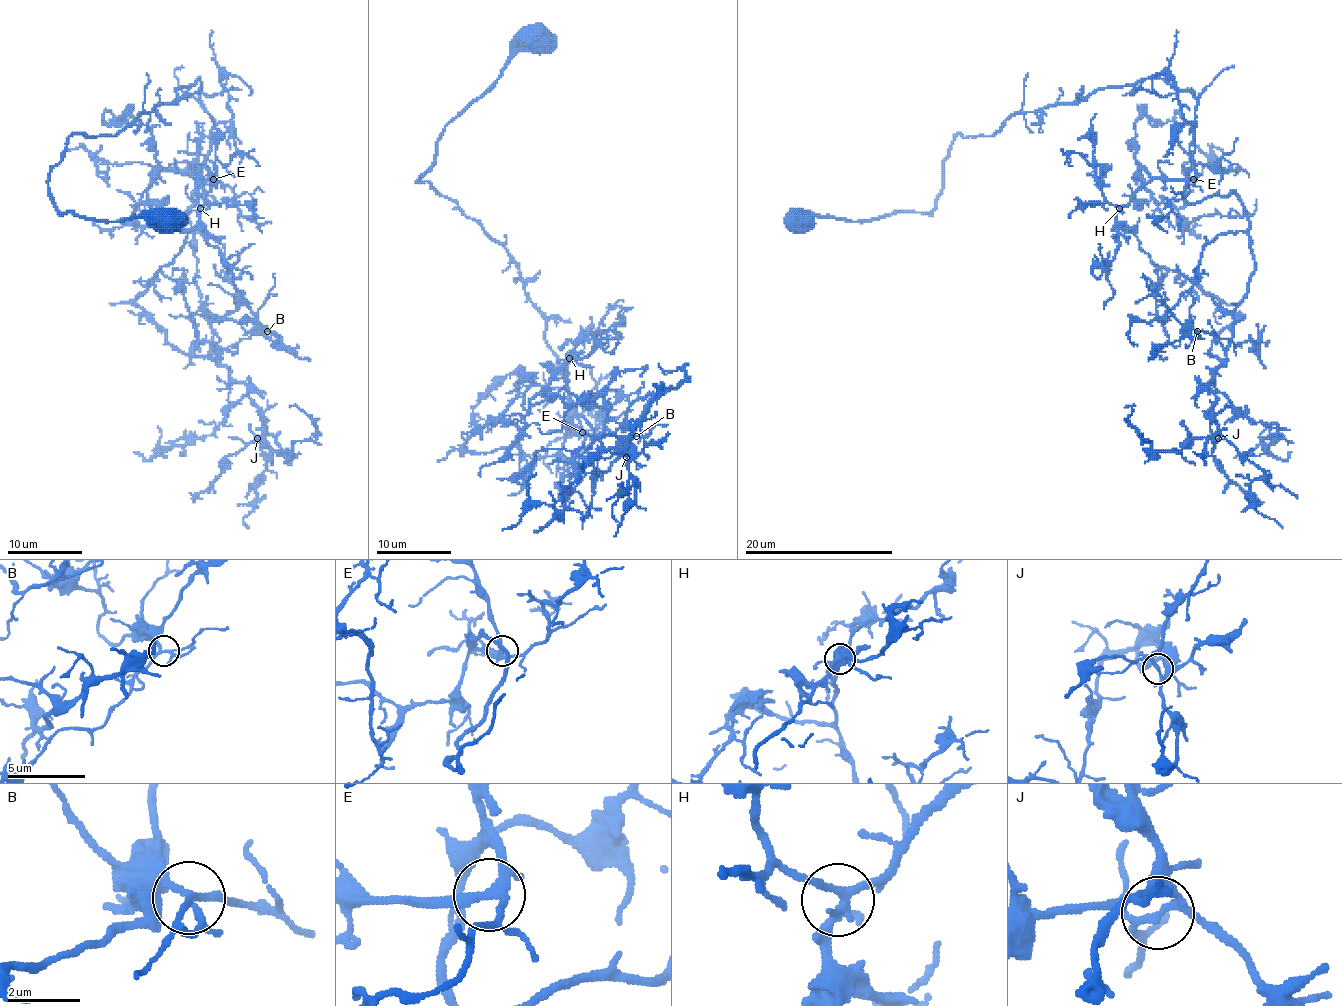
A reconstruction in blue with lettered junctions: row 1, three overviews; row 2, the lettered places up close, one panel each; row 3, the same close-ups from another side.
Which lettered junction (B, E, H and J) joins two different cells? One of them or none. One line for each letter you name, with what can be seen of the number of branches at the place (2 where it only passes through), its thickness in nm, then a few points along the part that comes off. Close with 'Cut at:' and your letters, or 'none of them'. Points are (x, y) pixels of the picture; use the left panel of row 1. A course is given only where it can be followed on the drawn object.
Cut at: none of them

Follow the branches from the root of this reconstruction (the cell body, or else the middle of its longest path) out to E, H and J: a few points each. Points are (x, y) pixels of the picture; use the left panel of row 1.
E: (171, 221), (61, 212), (48, 173), (68, 138), (117, 136), (198, 78), (213, 121), (204, 164), (213, 179)
H: (171, 221), (61, 212), (48, 173), (68, 138), (117, 136), (198, 78), (213, 121), (200, 208)
J: (171, 221), (61, 212), (48, 173), (198, 78), (195, 281), (258, 439)

